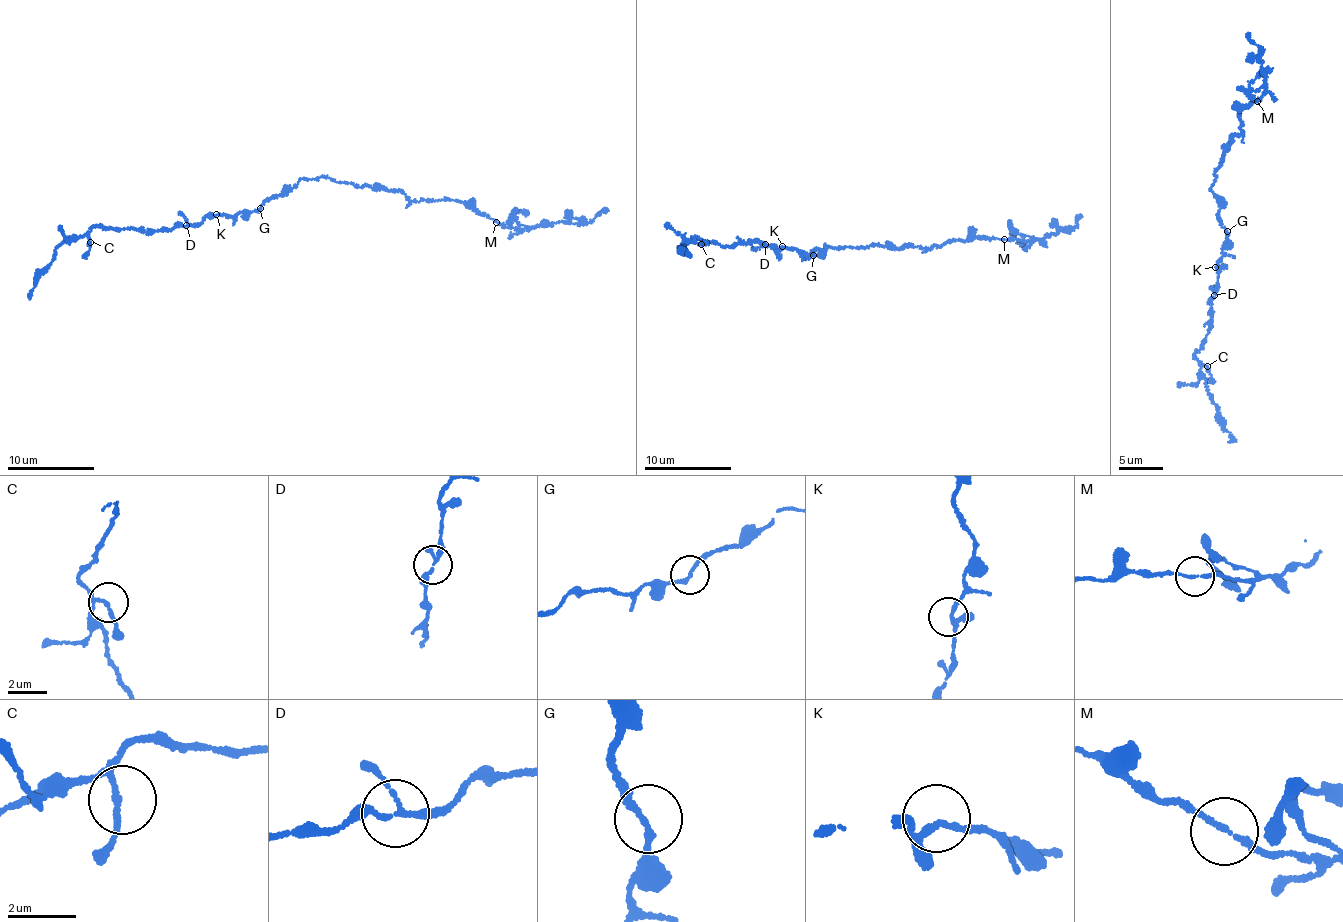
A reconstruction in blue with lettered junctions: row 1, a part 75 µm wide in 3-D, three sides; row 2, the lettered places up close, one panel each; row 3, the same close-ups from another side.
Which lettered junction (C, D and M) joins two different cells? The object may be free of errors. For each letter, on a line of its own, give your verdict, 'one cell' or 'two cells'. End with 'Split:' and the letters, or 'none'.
C: one cell
D: one cell
M: one cell
Split: none

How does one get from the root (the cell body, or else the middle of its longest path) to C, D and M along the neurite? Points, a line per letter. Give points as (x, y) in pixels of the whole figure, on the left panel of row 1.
C: (302, 179), (250, 213), (207, 216), (195, 225), (144, 232), (95, 226), (89, 235), (90, 242)
D: (302, 179), (255, 212), (242, 211), (233, 216), (223, 213), (207, 216), (200, 224), (187, 225)
M: (302, 179), (329, 178), (362, 188), (365, 186), (400, 191), (414, 202), (453, 200), (496, 222)

